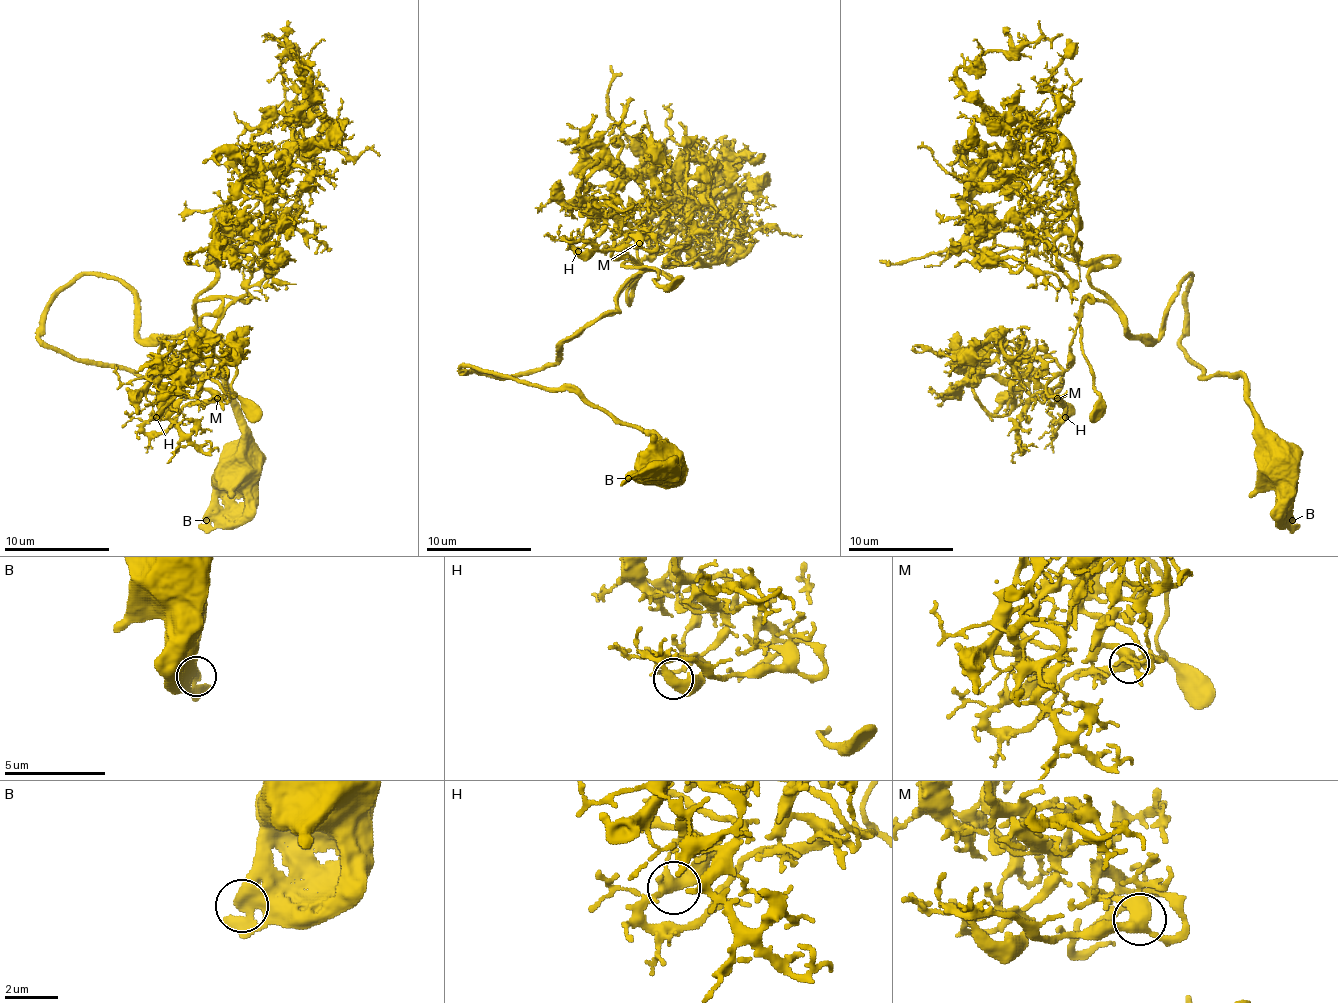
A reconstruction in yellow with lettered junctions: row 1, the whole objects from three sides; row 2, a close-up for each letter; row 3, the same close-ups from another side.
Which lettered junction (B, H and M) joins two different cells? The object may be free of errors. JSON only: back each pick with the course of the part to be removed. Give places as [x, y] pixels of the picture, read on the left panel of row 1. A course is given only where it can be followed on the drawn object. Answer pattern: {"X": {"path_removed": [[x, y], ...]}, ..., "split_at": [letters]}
{"split_at": []}

